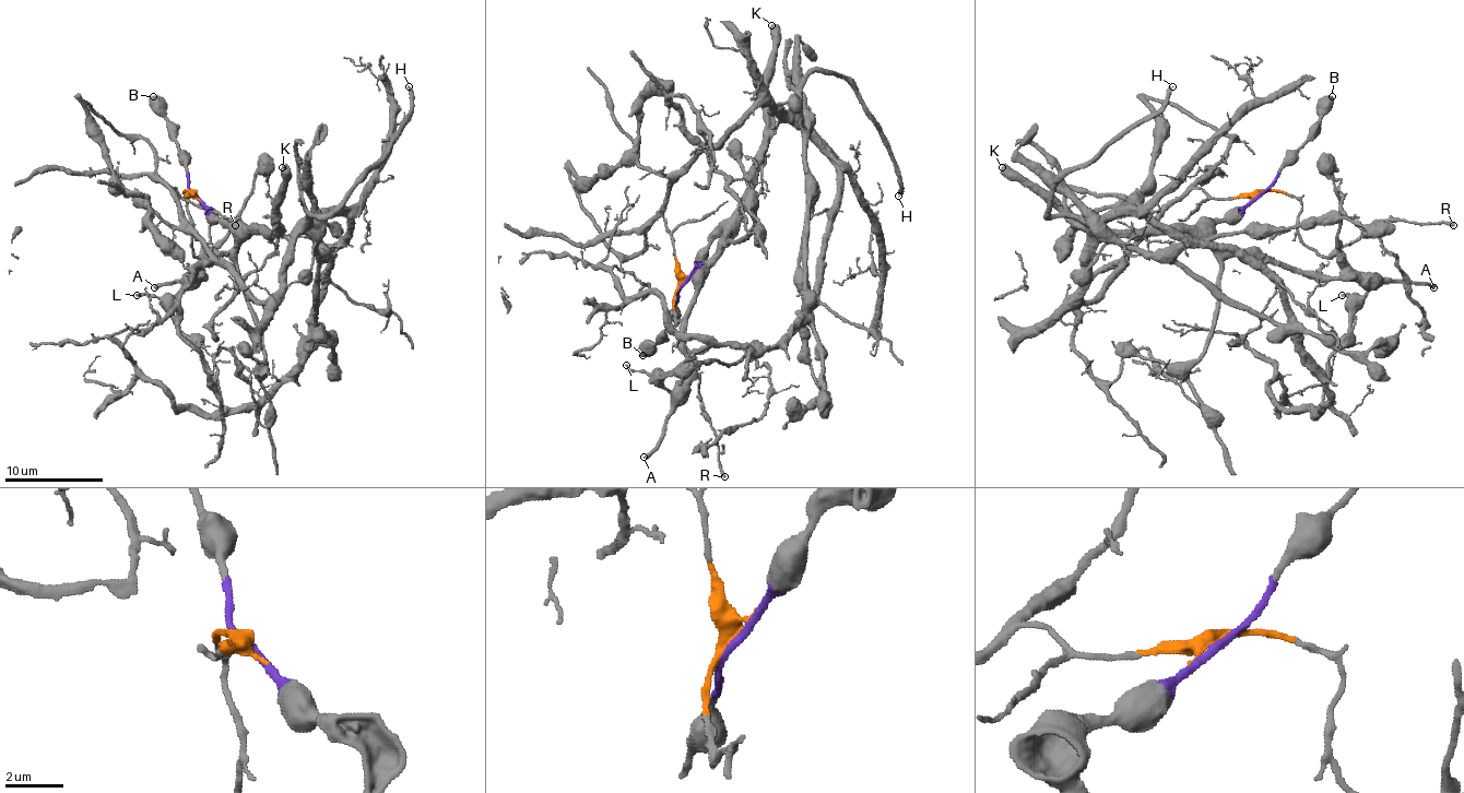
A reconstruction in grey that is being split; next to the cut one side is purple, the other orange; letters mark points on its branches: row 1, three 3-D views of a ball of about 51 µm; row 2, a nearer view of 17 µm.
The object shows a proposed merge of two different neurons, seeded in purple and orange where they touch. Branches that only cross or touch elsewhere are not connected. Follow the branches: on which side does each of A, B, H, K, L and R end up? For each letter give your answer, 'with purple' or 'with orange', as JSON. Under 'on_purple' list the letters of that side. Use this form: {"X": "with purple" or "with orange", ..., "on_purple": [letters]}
{"A": "with purple", "B": "with purple", "H": "with orange", "K": "with purple", "L": "with purple", "R": "with orange", "on_purple": ["A", "B", "K", "L"]}

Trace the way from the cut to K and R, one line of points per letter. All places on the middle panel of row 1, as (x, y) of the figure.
K: (683, 283), (736, 211), (764, 140), (766, 69), (774, 51), (771, 24)
R: (683, 283), (675, 295), (675, 322), (683, 320), (687, 354), (699, 381), (703, 415), (717, 438), (724, 477)

